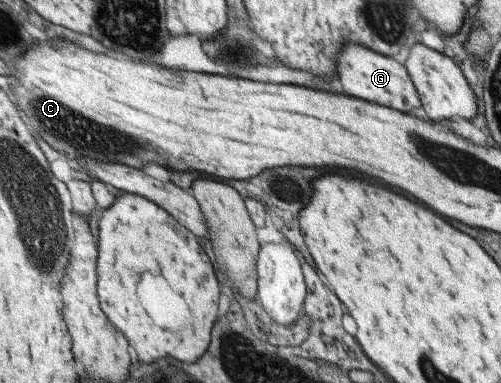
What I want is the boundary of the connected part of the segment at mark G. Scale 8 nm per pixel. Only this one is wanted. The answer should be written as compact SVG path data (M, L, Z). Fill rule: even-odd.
M346 44L348 48L342 48L342 68L338 68L338 80L346 94L358 96L362 100L370 100L374 104L382 104L386 108L396 108L400 112L408 112L416 106L420 106L416 90L412 88L412 82L405 65L397 58L384 56L372 52L364 45Z

